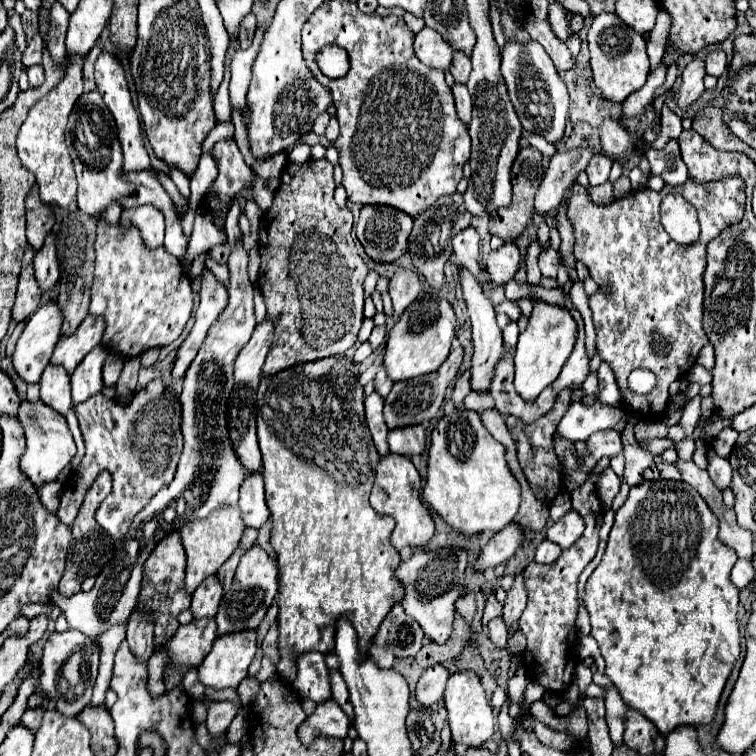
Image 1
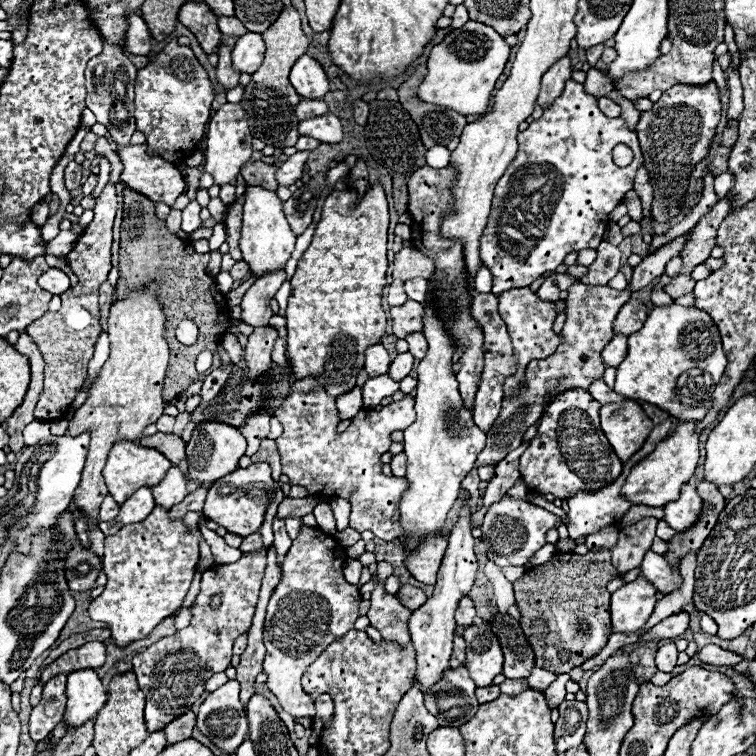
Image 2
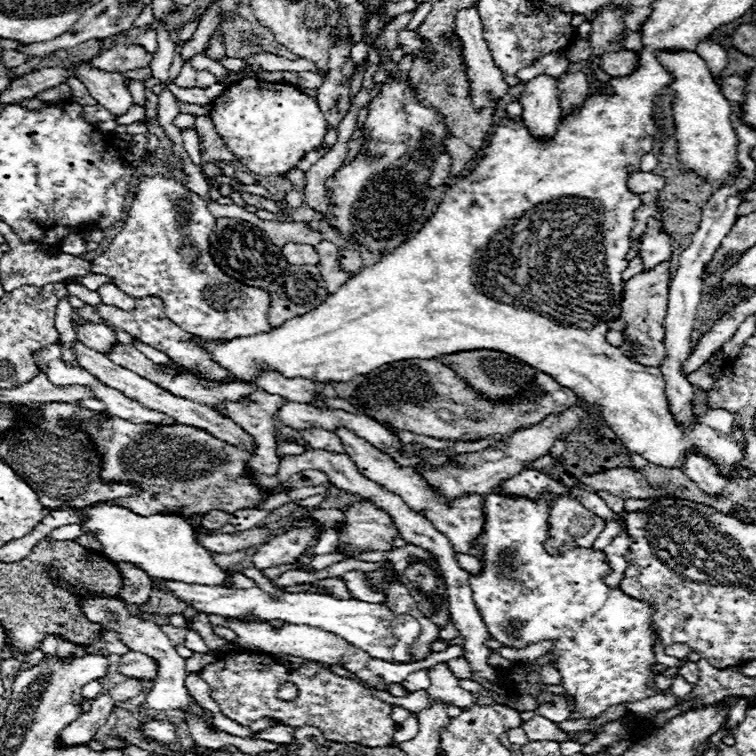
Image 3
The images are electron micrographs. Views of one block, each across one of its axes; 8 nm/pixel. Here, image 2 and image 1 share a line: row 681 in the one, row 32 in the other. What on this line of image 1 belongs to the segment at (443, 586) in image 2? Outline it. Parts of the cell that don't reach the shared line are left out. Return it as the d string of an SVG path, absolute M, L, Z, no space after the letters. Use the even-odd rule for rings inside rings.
M424 26L414 40L414 52L430 68L448 68L452 60L452 46L432 28Z

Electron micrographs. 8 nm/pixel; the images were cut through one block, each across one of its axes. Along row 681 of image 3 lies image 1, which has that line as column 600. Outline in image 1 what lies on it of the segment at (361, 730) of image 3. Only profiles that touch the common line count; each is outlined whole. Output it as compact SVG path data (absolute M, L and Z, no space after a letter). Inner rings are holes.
M724 176L714 182L698 184L696 180L688 178L680 190L666 184L660 192L654 192L650 188L642 188L636 192L630 192L630 196L624 196L620 200L614 200L612 204L594 204L588 188L574 184L570 198L568 198L568 220L574 228L574 258L584 262L590 270L590 276L594 282L600 284L600 290L592 294L590 300L590 310L594 316L594 326L596 326L596 348L602 356L604 362L610 364L616 376L616 384L622 392L622 400L628 406L630 412L634 412L638 418L654 418L654 416L664 416L670 404L670 394L668 386L676 380L688 374L688 370L696 364L700 348L708 342L704 330L702 330L702 296L704 296L704 284L702 284L702 272L704 272L704 252L708 240L716 238L722 228L728 224L736 224L740 216L744 214L744 202L746 202L746 192L744 192L744 180L740 176ZM670 192L680 192L698 212L700 220L700 240L694 244L676 244L666 230L660 224L660 202L666 194ZM604 288L610 288L604 292ZM636 368L646 368L652 370L658 376L658 386L642 396L640 404L640 394L634 394L628 388L628 376Z

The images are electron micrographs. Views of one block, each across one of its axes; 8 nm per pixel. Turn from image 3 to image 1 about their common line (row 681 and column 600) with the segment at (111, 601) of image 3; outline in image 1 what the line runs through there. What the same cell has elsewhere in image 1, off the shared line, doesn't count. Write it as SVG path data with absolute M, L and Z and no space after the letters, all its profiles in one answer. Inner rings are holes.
M598 154L598 156L594 156L592 162L590 162L588 168L586 168L588 178L590 178L590 184L592 184L592 186L604 184L604 182L608 180L610 168L612 168L612 160L610 160L606 154Z

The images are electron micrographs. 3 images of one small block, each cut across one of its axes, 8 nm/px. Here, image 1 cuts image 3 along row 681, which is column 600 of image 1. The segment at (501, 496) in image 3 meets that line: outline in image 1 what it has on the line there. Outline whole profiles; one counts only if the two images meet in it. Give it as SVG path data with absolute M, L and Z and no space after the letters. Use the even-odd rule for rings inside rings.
M646 480L638 486L630 488L628 500L616 510L616 520L608 538L608 548L602 558L602 562L596 566L592 576L586 582L586 596L584 604L586 610L590 612L590 624L592 624L592 636L600 646L602 658L606 662L606 676L612 680L612 684L618 688L622 700L642 712L648 720L656 724L660 734L668 734L676 726L684 724L708 724L712 722L716 714L716 706L720 700L720 694L724 690L724 684L734 668L734 664L740 658L740 630L738 630L738 588L730 582L730 570L736 564L738 556L736 550L720 542L718 538L718 520L704 504L702 496L686 482L676 482L676 480Z

